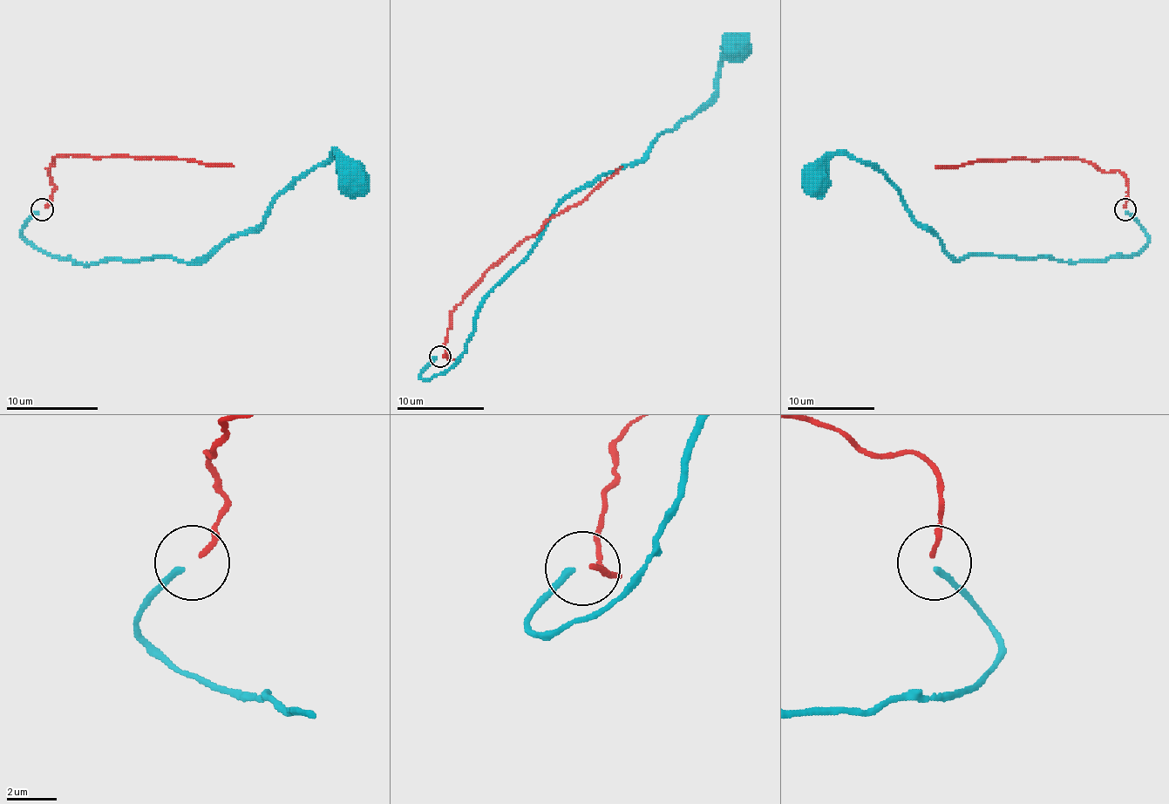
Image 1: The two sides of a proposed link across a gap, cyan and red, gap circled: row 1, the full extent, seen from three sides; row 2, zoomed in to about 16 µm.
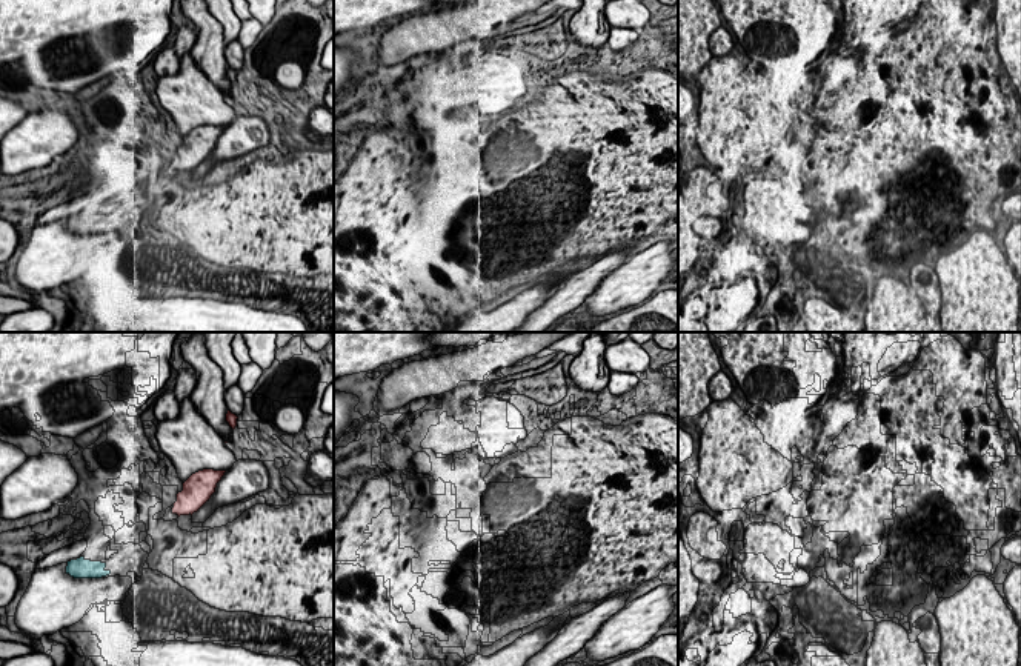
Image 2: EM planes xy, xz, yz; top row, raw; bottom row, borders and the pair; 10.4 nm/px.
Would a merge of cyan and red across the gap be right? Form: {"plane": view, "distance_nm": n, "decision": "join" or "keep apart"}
{"plane": "xy", "distance_nm": 900, "decision": "keep apart"}

